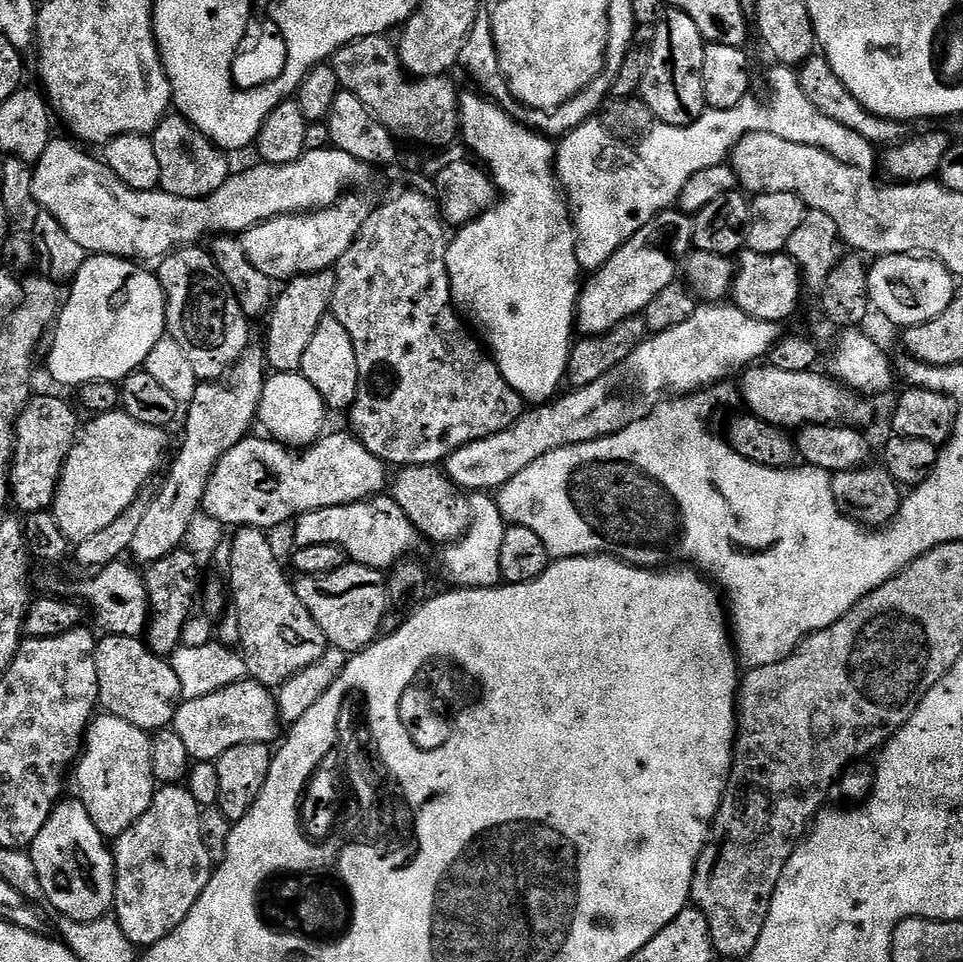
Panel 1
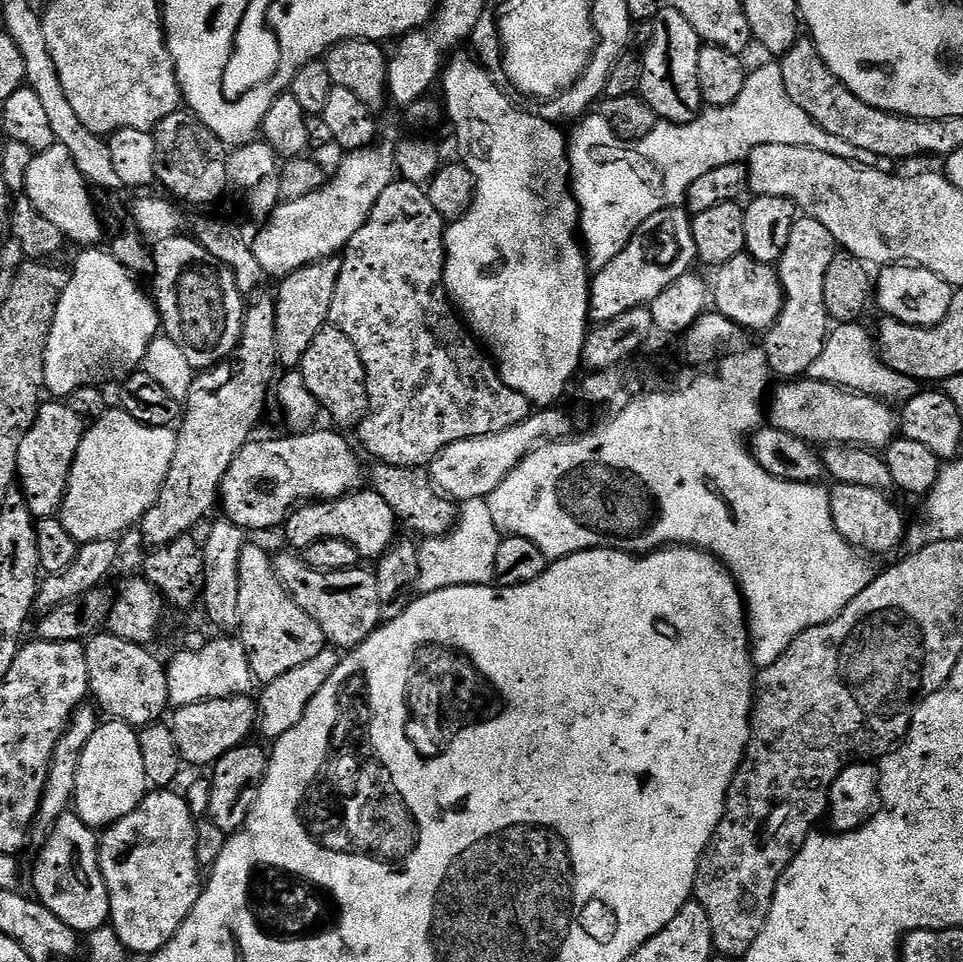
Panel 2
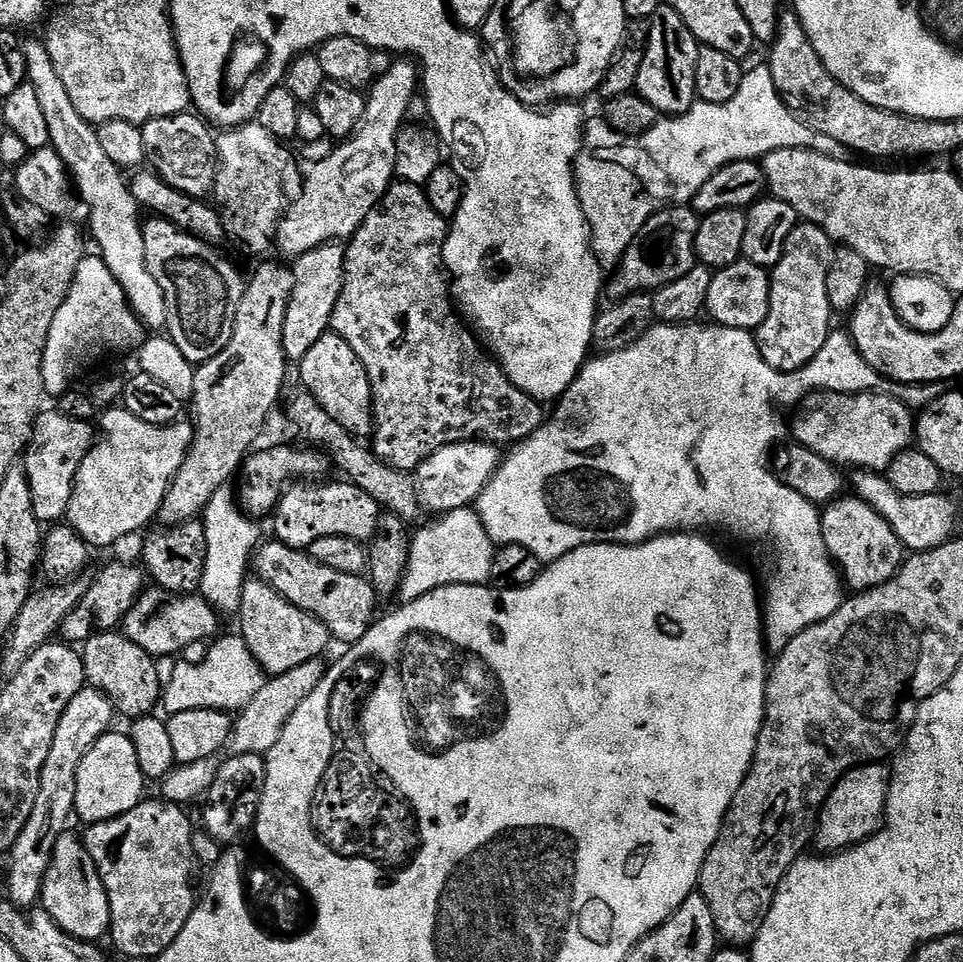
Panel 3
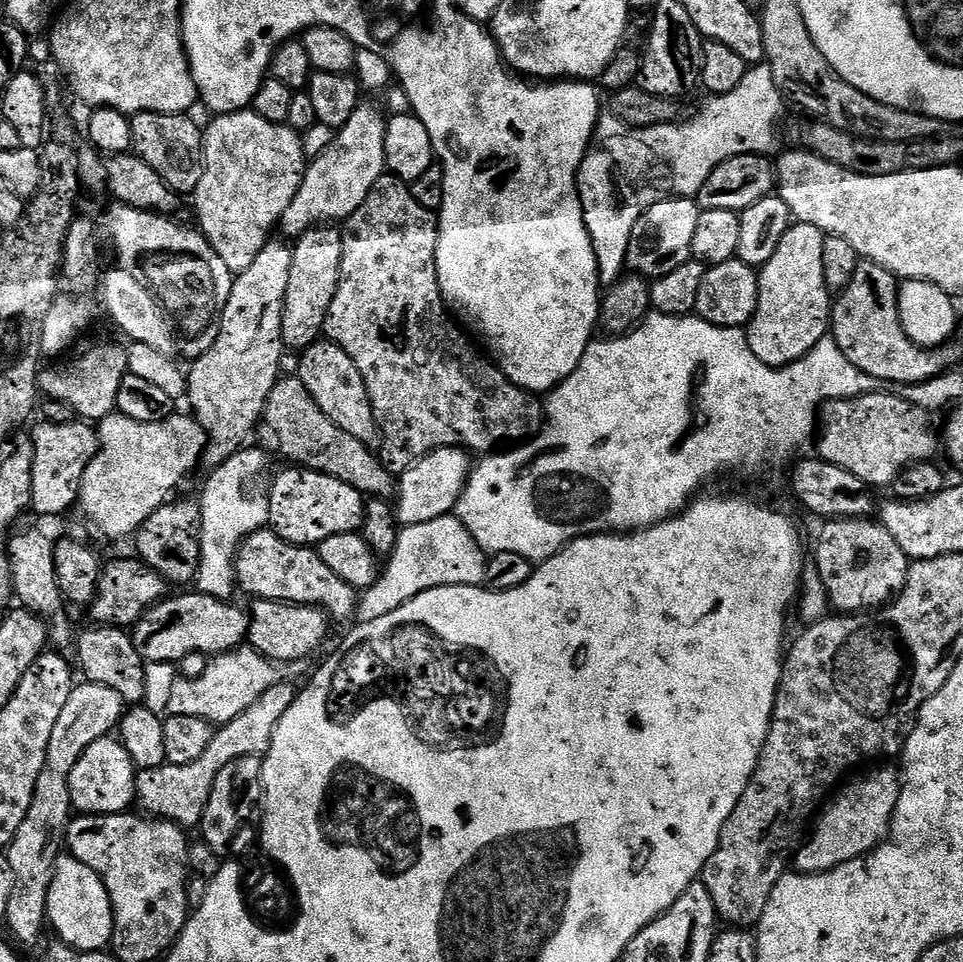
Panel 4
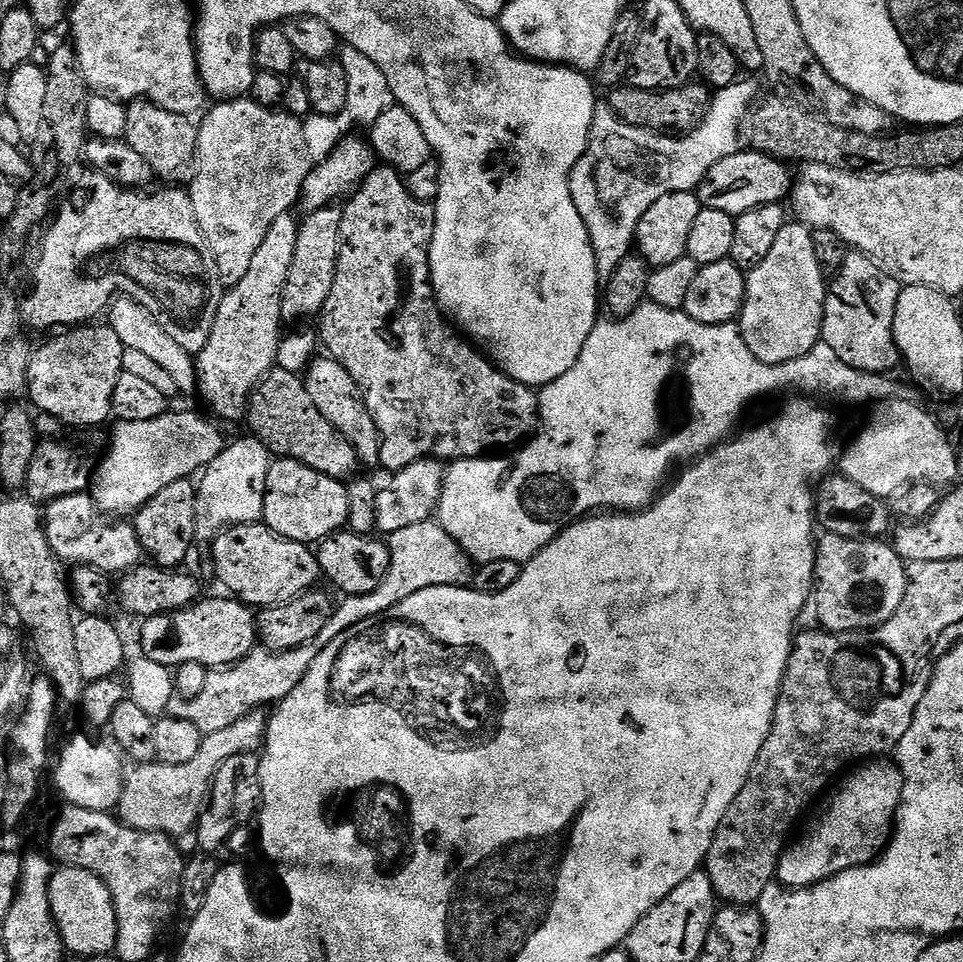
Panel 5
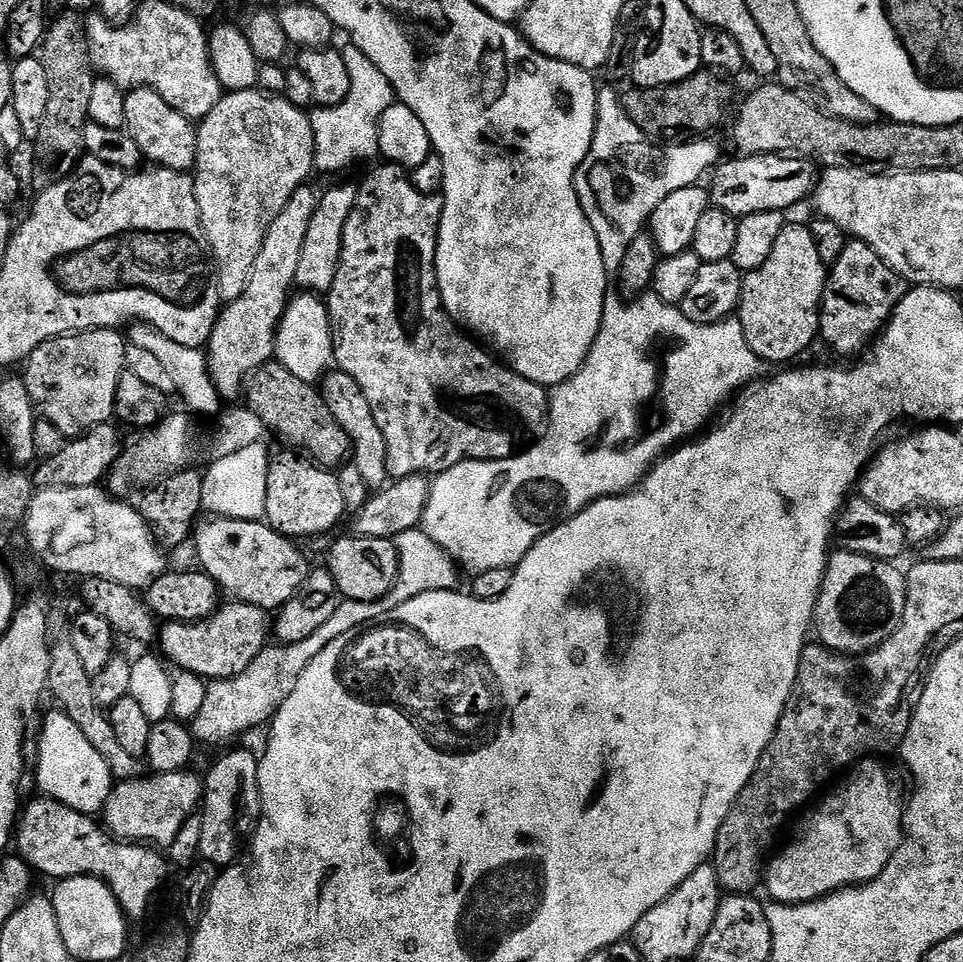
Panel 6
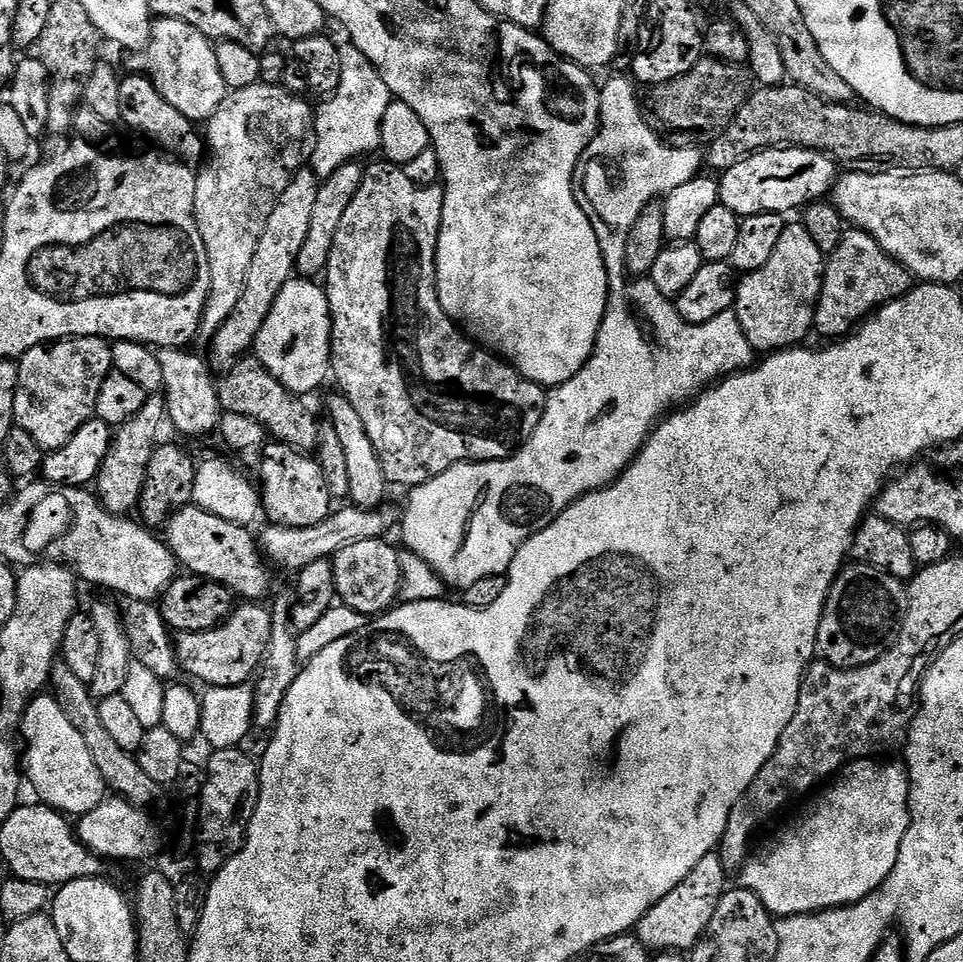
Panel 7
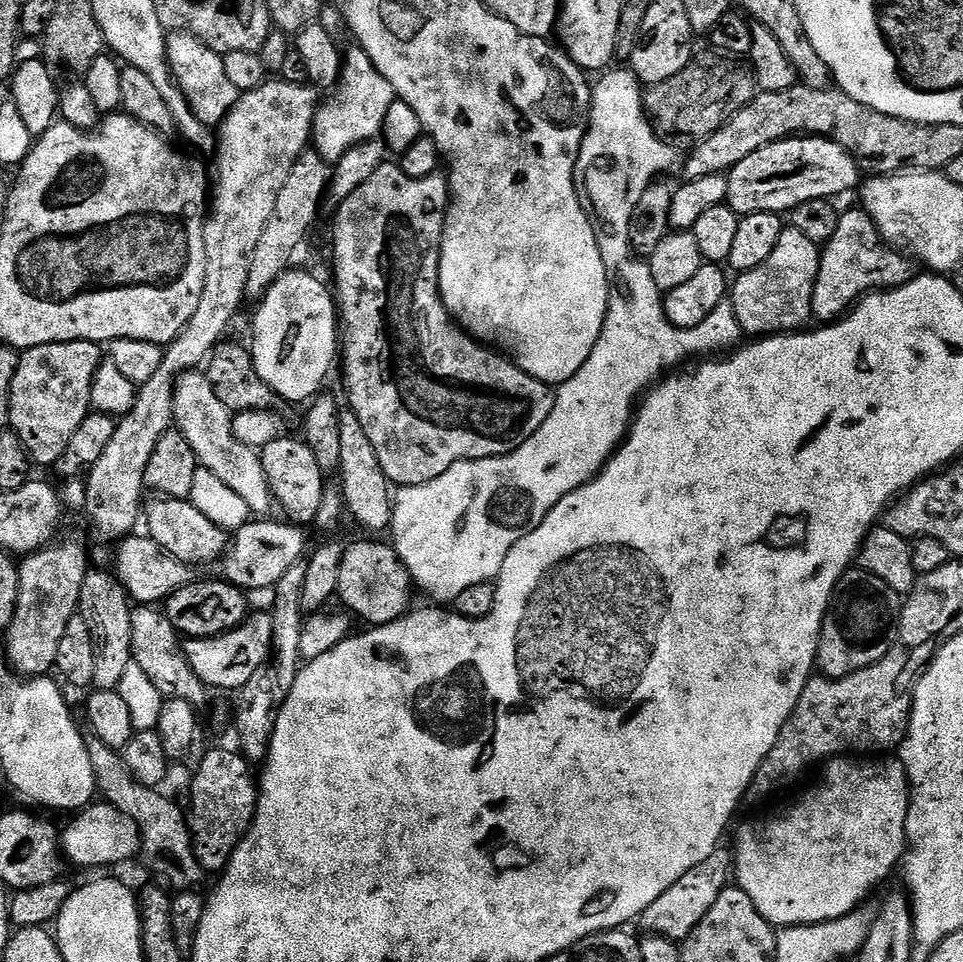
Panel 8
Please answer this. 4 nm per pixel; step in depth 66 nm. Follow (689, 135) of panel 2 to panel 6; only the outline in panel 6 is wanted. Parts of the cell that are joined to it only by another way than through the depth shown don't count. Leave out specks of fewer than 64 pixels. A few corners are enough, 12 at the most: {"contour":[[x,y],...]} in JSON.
{"contour":[[597,91],[575,186],[617,277],[674,190],[717,167],[712,138],[657,142]]}

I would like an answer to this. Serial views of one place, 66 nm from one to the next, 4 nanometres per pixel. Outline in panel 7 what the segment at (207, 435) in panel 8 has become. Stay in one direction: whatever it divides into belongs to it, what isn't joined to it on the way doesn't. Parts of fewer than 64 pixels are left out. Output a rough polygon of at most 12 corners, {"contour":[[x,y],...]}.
{"contour":[[159,349],[166,416],[204,436],[222,409],[209,361]]}

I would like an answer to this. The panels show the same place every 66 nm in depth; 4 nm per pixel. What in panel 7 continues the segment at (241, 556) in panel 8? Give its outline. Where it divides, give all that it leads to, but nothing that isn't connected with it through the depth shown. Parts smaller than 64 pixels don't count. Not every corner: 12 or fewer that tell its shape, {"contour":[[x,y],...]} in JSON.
{"contour":[[340,506],[318,526],[268,526],[258,543],[277,569],[299,570],[350,542],[387,537],[389,506]]}

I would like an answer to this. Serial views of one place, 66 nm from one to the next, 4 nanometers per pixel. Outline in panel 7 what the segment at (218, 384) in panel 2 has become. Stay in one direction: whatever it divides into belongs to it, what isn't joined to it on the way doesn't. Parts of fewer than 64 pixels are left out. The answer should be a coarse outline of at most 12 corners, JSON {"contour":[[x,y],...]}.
{"contour":[[301,170],[258,238],[242,298],[210,341],[227,370],[253,351],[296,272],[320,180]]}

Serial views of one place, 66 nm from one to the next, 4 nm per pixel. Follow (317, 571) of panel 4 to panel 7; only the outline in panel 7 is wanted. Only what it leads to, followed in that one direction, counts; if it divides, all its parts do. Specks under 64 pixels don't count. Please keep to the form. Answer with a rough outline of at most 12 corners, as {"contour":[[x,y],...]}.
{"contour":[[189,506],[166,543],[191,575],[260,602],[273,569],[251,527]]}

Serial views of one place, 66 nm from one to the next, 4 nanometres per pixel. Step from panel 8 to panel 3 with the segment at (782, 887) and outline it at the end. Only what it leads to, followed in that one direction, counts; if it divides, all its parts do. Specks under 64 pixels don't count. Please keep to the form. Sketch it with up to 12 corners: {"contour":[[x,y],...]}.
{"contour":[[859,764],[820,809],[814,844],[835,854],[885,823],[892,769]]}

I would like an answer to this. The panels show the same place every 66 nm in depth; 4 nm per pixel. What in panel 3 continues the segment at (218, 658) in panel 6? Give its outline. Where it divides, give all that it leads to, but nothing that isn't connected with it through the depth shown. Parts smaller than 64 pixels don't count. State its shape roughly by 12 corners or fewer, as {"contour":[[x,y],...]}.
{"contour":[[145,587],[122,634],[172,658],[221,631],[199,594]]}

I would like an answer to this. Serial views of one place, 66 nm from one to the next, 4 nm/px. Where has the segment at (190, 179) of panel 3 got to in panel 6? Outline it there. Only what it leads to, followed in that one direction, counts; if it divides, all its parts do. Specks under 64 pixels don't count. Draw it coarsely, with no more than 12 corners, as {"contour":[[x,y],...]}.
{"contour":[[149,88],[125,91],[145,161],[191,173],[197,125]]}

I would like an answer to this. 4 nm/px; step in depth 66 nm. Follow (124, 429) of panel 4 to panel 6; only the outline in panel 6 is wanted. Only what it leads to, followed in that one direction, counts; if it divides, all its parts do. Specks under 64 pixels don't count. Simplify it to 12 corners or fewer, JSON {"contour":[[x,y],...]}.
{"contour":[[247,406],[209,436],[165,415],[123,445],[106,480],[128,498],[172,472],[238,454],[266,436]]}

